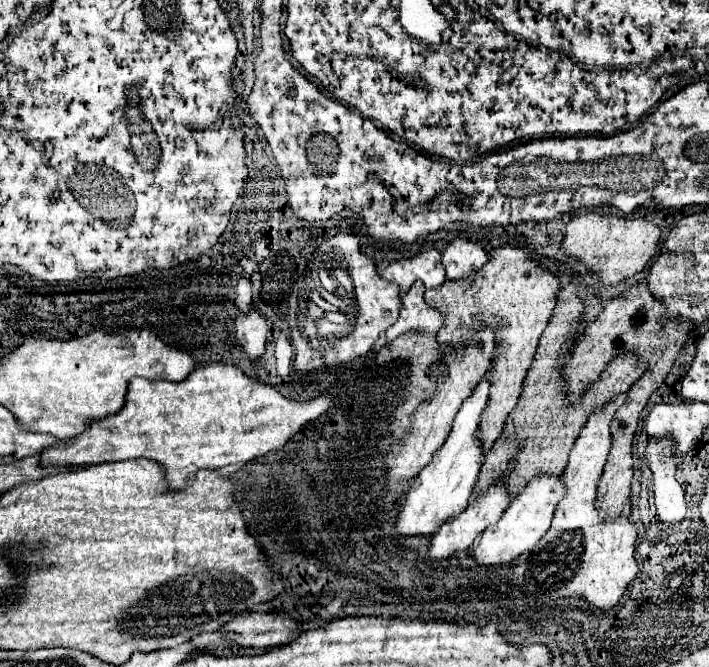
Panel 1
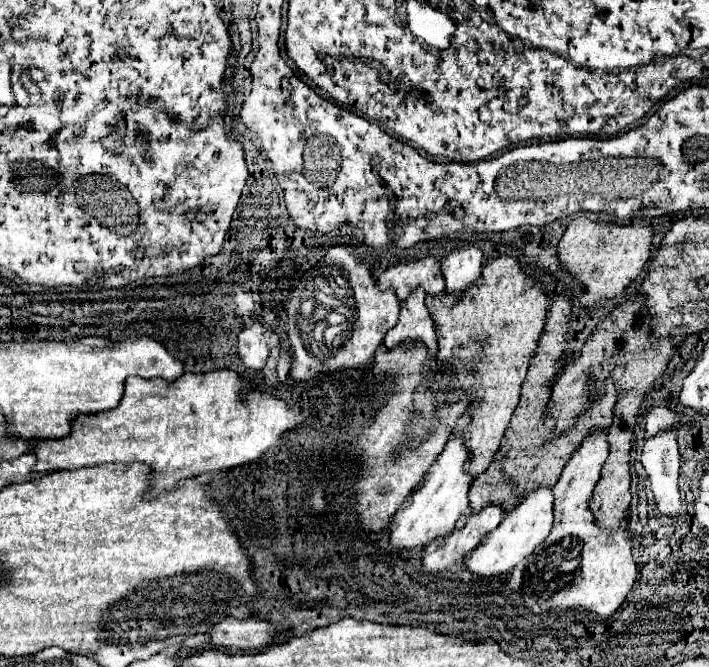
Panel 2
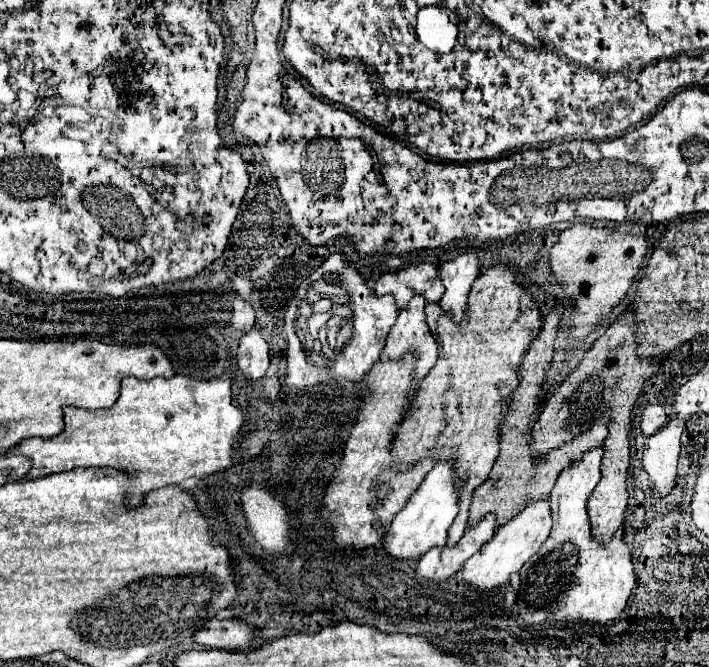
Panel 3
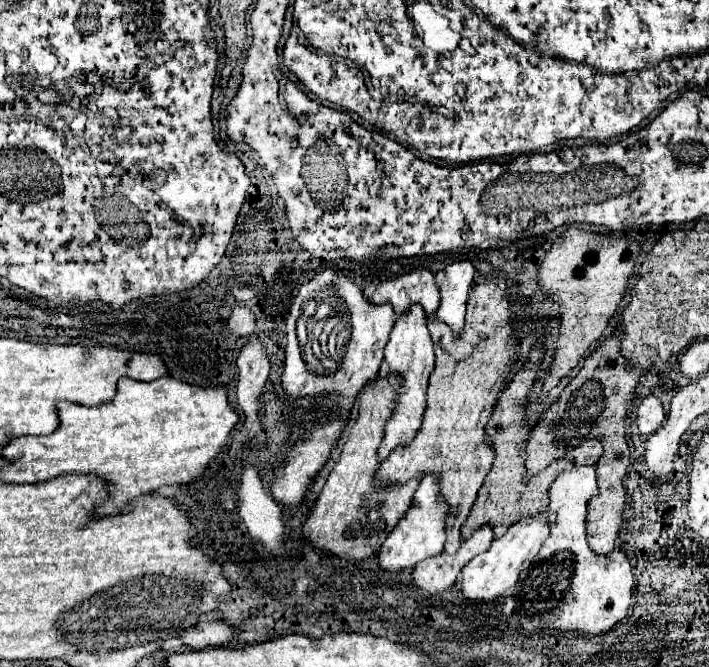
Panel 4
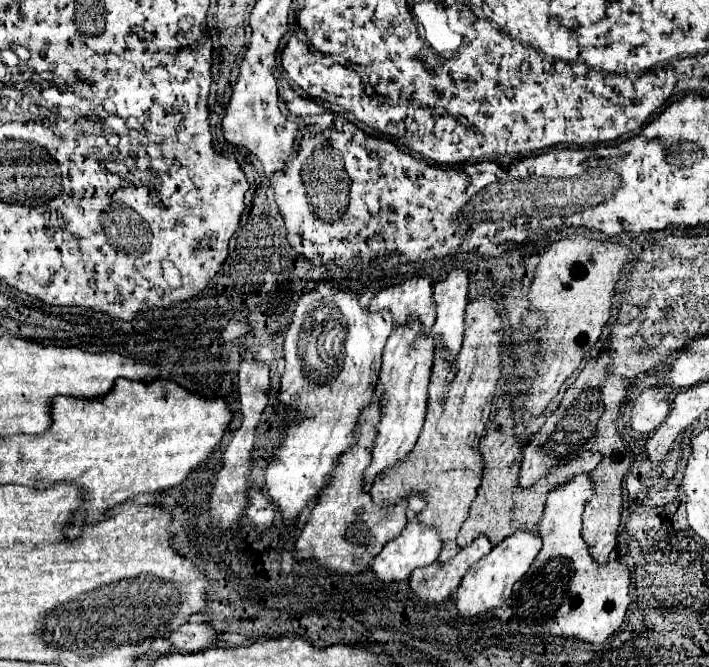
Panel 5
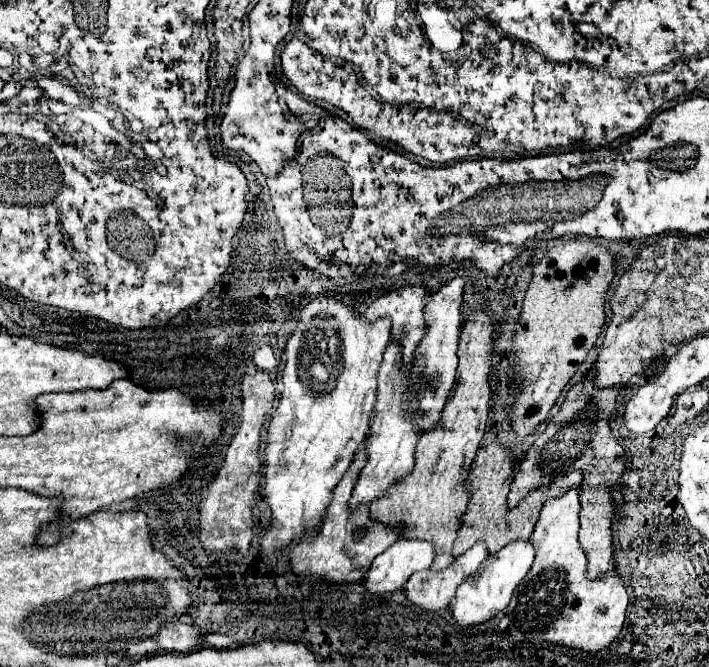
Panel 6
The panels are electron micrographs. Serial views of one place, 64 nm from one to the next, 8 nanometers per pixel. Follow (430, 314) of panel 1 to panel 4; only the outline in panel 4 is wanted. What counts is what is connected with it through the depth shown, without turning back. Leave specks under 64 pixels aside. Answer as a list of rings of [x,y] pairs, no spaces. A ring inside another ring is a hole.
[[[412,304],[412,308],[404,314],[396,318],[396,324],[392,328],[392,336],[386,344],[384,350],[384,370],[386,372],[396,372],[400,374],[402,380],[402,388],[400,388],[400,396],[394,408],[394,414],[390,418],[390,422],[386,424],[386,434],[382,440],[382,446],[378,450],[380,460],[386,460],[388,454],[400,446],[406,444],[408,440],[414,438],[414,434],[420,428],[422,422],[422,414],[426,408],[426,386],[428,386],[428,376],[434,370],[434,344],[430,338],[430,332],[426,328],[426,316],[424,316],[424,308],[420,308],[420,304]]]

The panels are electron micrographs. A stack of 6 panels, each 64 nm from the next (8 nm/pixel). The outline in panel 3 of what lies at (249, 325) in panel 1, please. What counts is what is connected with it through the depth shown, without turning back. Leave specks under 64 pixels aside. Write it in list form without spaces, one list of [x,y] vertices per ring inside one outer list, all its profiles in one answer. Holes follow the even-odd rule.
[[[252,328],[250,332],[246,332],[242,338],[240,338],[240,346],[238,346],[238,366],[240,370],[256,380],[256,378],[262,378],[268,364],[270,364],[270,358],[268,358],[268,344],[266,340],[262,338],[260,330],[258,328]]]

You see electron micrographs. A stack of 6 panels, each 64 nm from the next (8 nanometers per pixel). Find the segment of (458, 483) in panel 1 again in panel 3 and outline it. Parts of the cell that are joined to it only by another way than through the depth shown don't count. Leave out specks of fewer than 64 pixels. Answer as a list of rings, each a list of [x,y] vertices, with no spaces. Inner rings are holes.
[[[440,460],[426,474],[424,482],[410,496],[408,504],[392,520],[390,532],[384,538],[384,548],[392,558],[418,558],[426,554],[432,546],[444,546],[448,538],[448,528],[460,510],[460,484],[454,470],[456,460]]]

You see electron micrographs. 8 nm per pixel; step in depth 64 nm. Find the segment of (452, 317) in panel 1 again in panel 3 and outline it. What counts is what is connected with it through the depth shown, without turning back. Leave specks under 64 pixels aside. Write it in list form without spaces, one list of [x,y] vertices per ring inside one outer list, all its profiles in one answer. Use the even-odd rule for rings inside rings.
[[[496,264],[482,270],[478,280],[472,284],[464,320],[460,320],[460,324],[452,324],[452,316],[448,316],[448,312],[440,308],[440,302],[426,304],[426,320],[432,336],[438,342],[440,356],[432,372],[428,372],[428,376],[424,378],[424,384],[420,384],[420,392],[416,392],[416,412],[412,412],[412,416],[404,420],[404,424],[400,424],[400,432],[392,446],[392,456],[398,460],[398,470],[410,468],[416,460],[426,456],[432,446],[440,450],[438,460],[446,460],[448,456],[456,458],[456,472],[462,484],[462,504],[448,532],[448,544],[456,544],[468,524],[468,506],[472,492],[480,482],[484,482],[498,456],[500,420],[504,420],[504,412],[508,412],[508,396],[512,396],[516,384],[520,384],[520,364],[528,352],[528,346],[540,334],[542,316],[538,302],[532,294],[526,294],[526,286],[520,286],[510,266]]]

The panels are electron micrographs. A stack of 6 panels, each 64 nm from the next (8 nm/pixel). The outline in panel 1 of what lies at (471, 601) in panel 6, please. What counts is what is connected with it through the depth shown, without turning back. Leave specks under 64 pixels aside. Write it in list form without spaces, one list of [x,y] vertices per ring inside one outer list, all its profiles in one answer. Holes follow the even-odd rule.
[[[546,474],[534,476],[522,488],[522,492],[510,502],[502,518],[496,524],[492,524],[492,528],[484,530],[478,548],[474,548],[474,558],[478,560],[478,564],[486,564],[486,566],[510,564],[516,556],[524,554],[526,550],[532,550],[538,544],[538,540],[546,534],[546,530],[550,528],[554,508],[562,498],[564,498],[562,476],[546,476]]]

